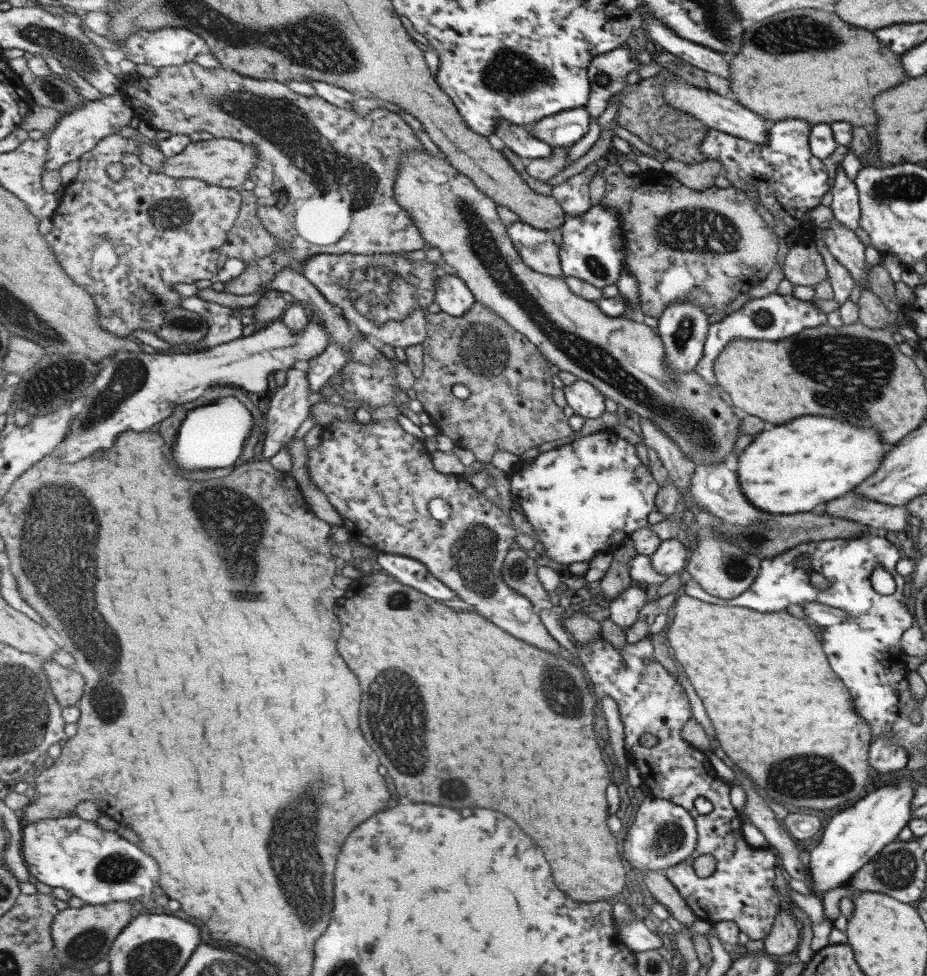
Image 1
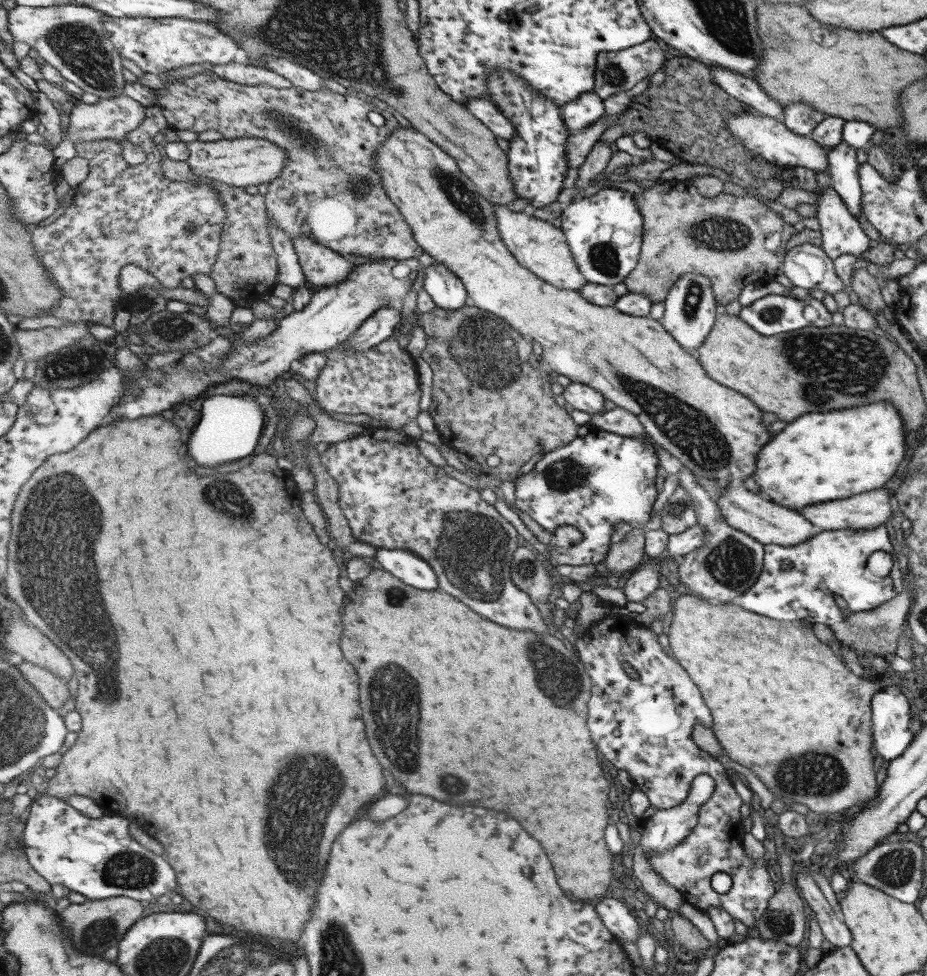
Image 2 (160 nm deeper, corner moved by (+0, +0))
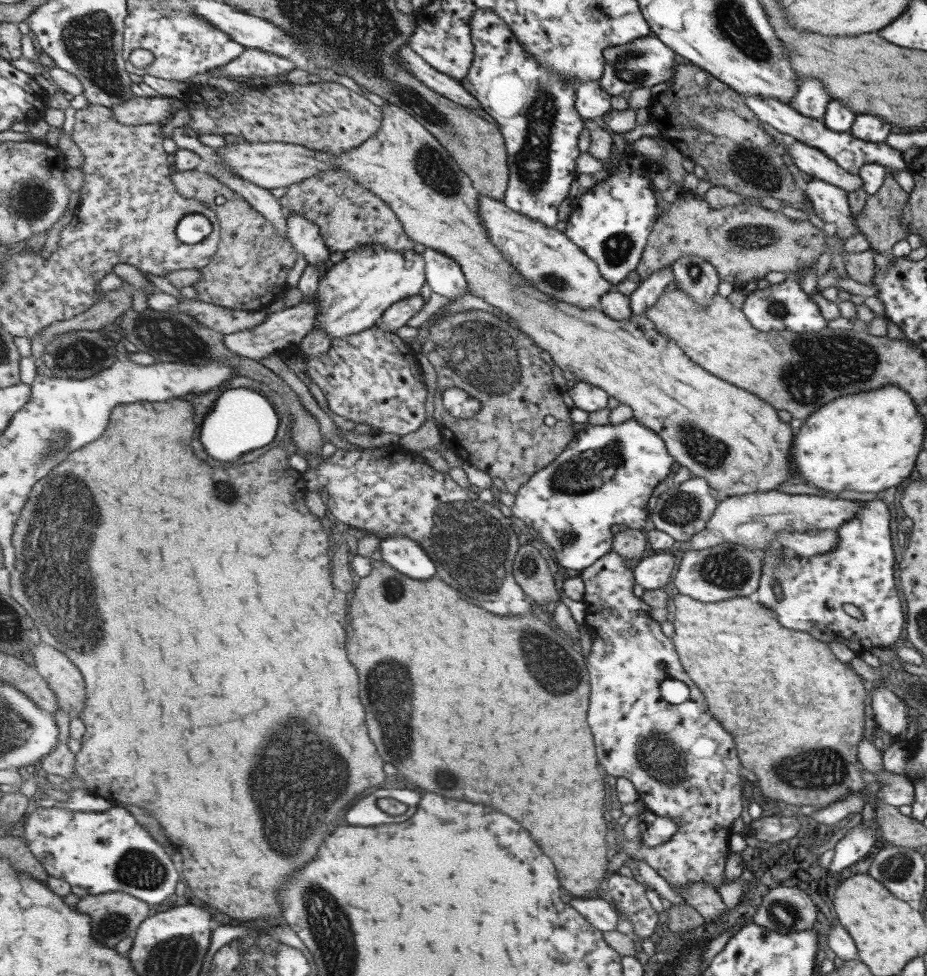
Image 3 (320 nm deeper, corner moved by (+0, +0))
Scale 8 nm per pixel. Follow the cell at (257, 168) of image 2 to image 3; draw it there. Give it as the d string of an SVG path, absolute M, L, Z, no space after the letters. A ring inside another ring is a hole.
M387 103L382 107L384 111L385 120L383 122L383 128L365 141L363 145L358 146L356 149L348 150L340 157L334 157L331 153L321 153L319 151L310 149L308 146L296 145L293 143L286 142L249 142L241 140L241 142L231 143L225 145L221 149L215 149L219 151L219 154L224 158L226 165L231 167L231 170L238 174L241 178L253 182L253 184L262 186L267 190L273 190L273 188L285 188L285 186L293 186L299 184L308 178L317 176L324 170L334 170L334 168L340 168L340 170L346 170L352 179L359 184L362 184L367 190L375 193L377 197L383 199L389 204L396 215L401 219L405 232L415 241L424 244L426 247L440 250L445 254L448 254L451 258L454 258L457 262L460 262L461 268L465 273L468 280L468 286L472 290L472 294L483 298L485 302L499 308L502 312L506 313L512 320L515 320L517 326L525 331L525 334L529 334L533 342L537 342L540 347L545 347L545 350L553 355L554 362L561 368L561 370L573 372L578 376L579 381L585 381L589 384L598 386L603 390L606 390L610 396L614 397L618 403L626 404L632 410L632 417L636 418L639 422L645 426L649 426L653 429L665 442L665 446L669 451L669 454L673 458L676 458L677 464L685 466L692 476L705 479L707 484L714 488L718 494L720 494L720 500L724 497L739 496L742 494L776 490L779 484L783 482L796 482L794 470L791 468L791 440L793 440L794 432L791 432L791 427L786 422L779 421L776 410L767 404L763 399L758 396L751 394L747 390L743 390L717 378L715 375L709 374L706 370L703 370L700 366L697 366L694 362L691 362L689 358L682 353L679 346L672 342L671 339L667 339L656 330L655 324L644 314L632 314L627 318L617 320L611 318L608 314L605 314L603 310L595 308L581 308L576 304L569 304L564 299L557 300L552 294L545 294L541 292L536 286L530 284L530 282L505 258L505 255L491 242L488 230L485 228L484 223L480 219L480 207L481 202L480 193L476 190L476 186L472 181L472 178L457 164L457 161L450 155L450 152L439 142L439 139L435 135L431 134L423 124L417 122L417 119L413 114L408 113L405 109L400 106L392 105Z

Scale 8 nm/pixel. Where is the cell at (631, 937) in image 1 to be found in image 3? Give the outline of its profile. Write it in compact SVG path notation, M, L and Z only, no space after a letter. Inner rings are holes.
M604 894L594 899L573 896L569 903L599 930L603 932L617 930L617 921L620 919L619 912Z

